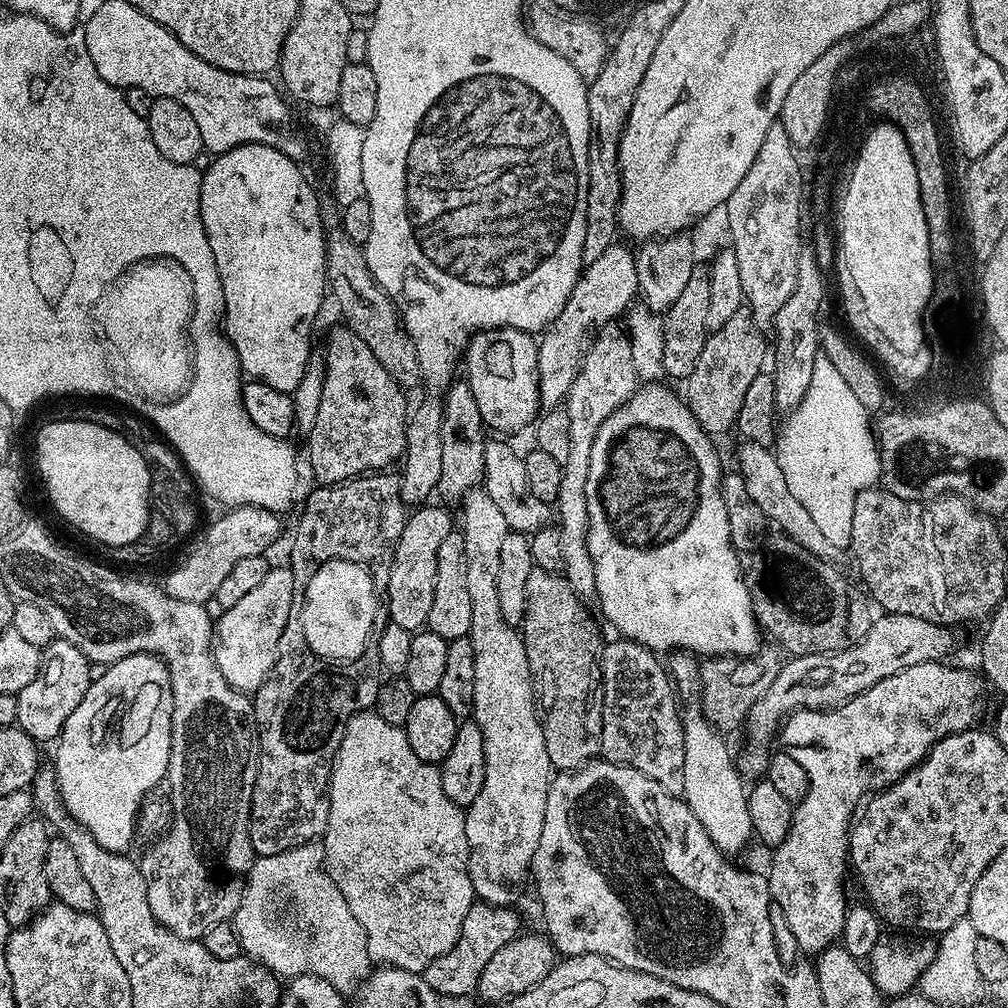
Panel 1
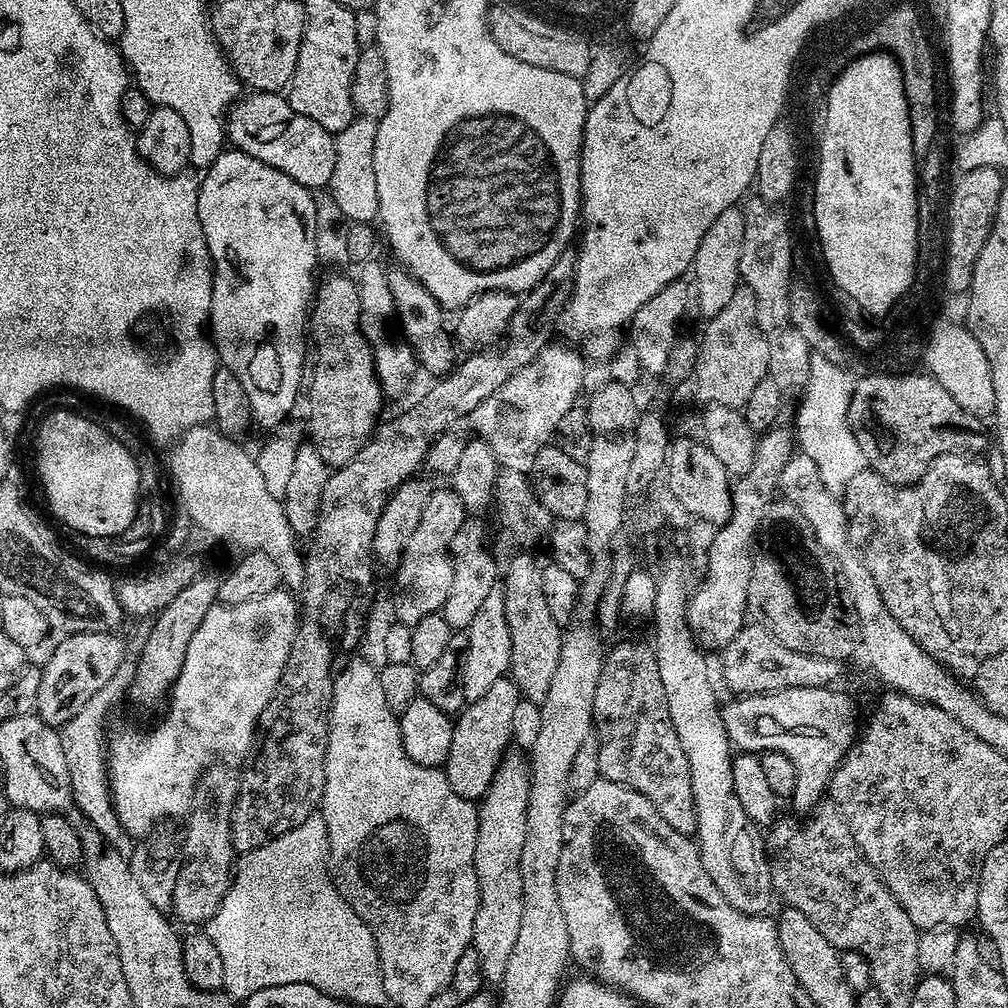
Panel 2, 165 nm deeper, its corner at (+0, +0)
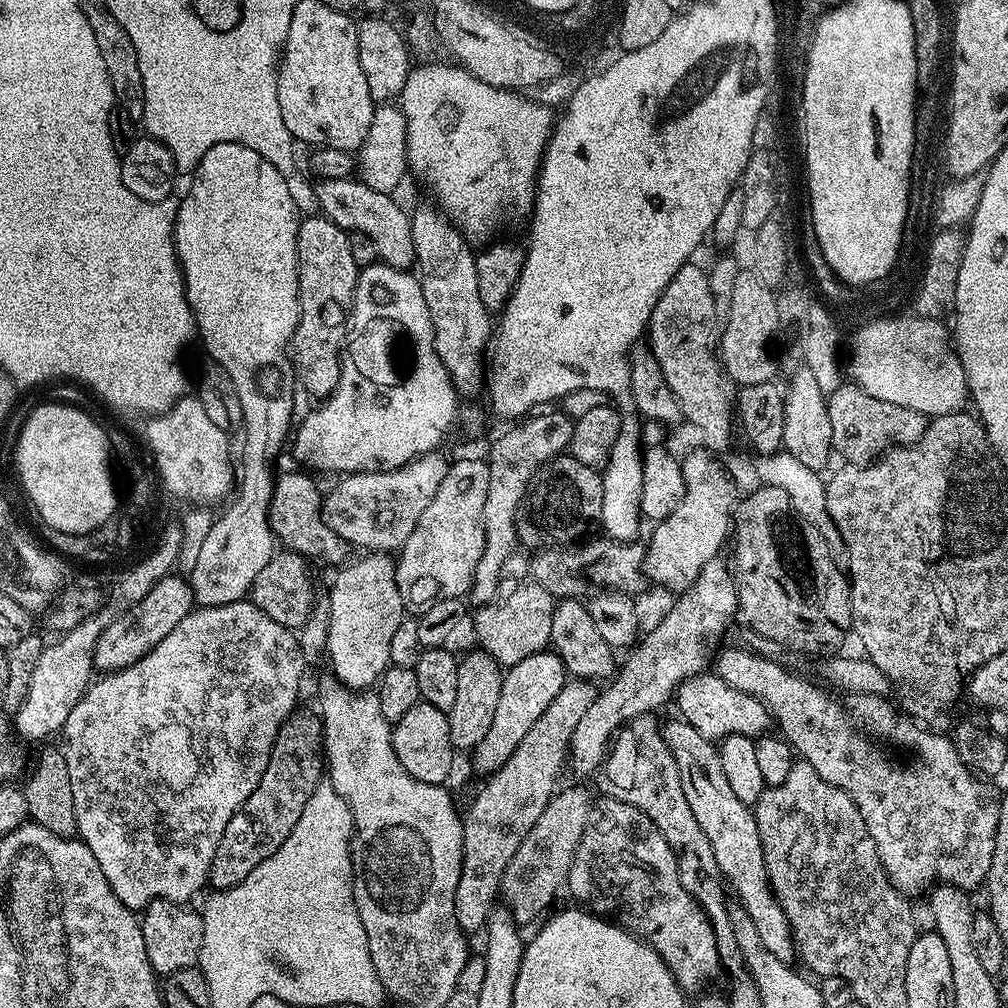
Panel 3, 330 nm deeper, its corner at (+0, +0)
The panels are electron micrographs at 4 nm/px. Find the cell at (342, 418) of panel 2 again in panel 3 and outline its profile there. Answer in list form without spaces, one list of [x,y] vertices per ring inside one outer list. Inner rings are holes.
[[[323,214],[315,216],[304,216],[300,221],[300,229],[298,230],[298,238],[296,239],[296,269],[298,270],[298,286],[300,287],[300,321],[294,330],[292,340],[288,343],[288,358],[292,362],[292,374],[297,385],[300,384],[312,396],[320,396],[319,398],[328,397],[331,392],[338,386],[338,378],[340,377],[340,358],[344,351],[344,346],[350,331],[350,313],[352,311],[352,299],[356,297],[356,277],[358,269],[354,262],[353,256],[350,254],[350,242],[348,241],[349,233],[340,228]]]

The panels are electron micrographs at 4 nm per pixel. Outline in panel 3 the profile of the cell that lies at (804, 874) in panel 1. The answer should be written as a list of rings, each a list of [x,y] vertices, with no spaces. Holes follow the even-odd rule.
[[[701,674],[680,684],[674,697],[679,719],[685,720],[702,738],[719,742],[728,736],[751,736],[759,738],[769,731],[768,707],[757,696],[742,694],[715,674]]]

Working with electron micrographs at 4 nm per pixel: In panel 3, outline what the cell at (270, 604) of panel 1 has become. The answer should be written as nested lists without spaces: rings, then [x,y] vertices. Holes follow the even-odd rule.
[[[245,598],[226,606],[197,607],[138,662],[128,668],[121,668],[119,672],[101,675],[100,681],[97,679],[89,683],[87,692],[76,703],[74,710],[70,710],[70,718],[66,718],[62,729],[62,751],[66,758],[66,770],[70,770],[70,791],[74,794],[76,836],[86,846],[90,846],[90,854],[98,858],[98,866],[102,866],[102,874],[106,874],[110,890],[118,894],[126,907],[143,910],[152,900],[169,900],[175,904],[187,905],[191,901],[188,899],[200,887],[208,884],[208,871],[214,862],[214,850],[218,850],[218,842],[222,842],[226,822],[234,818],[246,798],[250,798],[250,794],[254,794],[254,790],[262,782],[262,774],[270,762],[278,730],[297,711],[296,700],[301,699],[300,679],[305,667],[297,637],[289,629],[274,622],[270,614],[258,610],[251,599]]]

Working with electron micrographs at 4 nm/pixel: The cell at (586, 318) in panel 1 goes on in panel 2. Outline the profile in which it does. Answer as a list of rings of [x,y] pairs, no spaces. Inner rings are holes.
[[[548,344],[534,361],[516,371],[492,396],[482,400],[452,428],[467,438],[476,435],[487,442],[503,467],[523,471],[541,449],[553,441],[563,415],[577,405],[577,398],[583,393],[587,367],[577,349]]]

